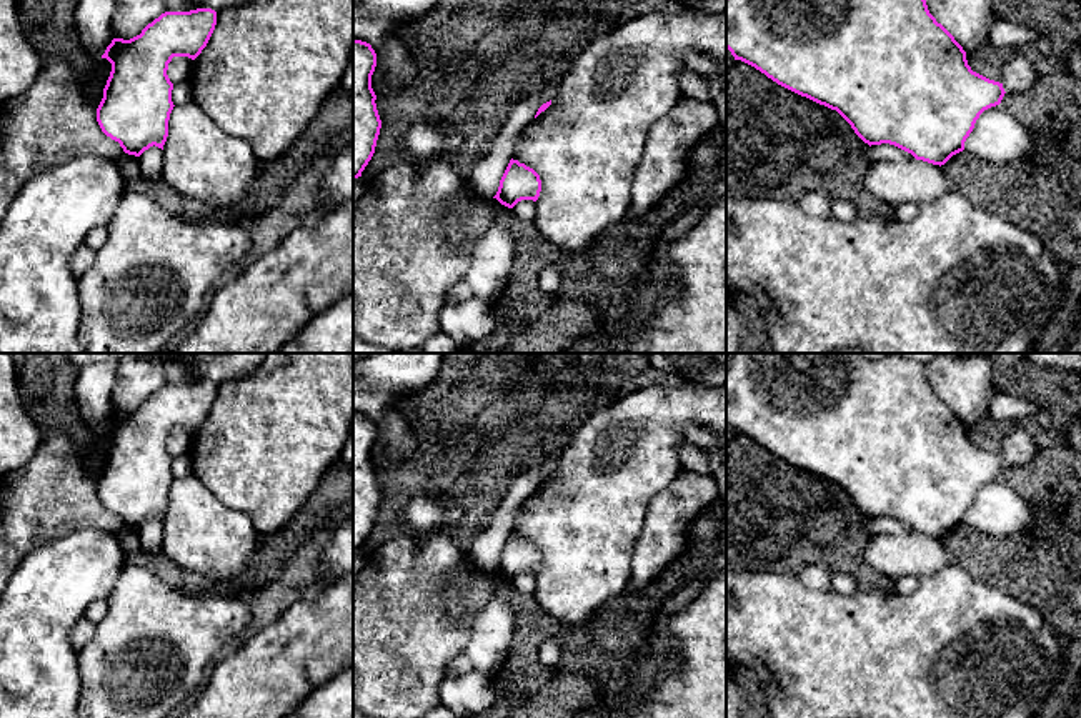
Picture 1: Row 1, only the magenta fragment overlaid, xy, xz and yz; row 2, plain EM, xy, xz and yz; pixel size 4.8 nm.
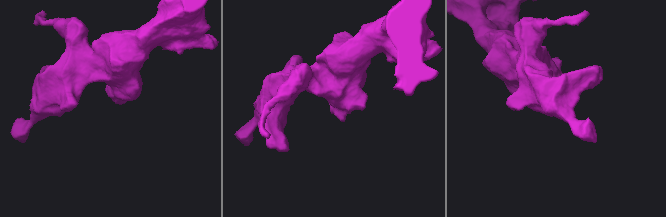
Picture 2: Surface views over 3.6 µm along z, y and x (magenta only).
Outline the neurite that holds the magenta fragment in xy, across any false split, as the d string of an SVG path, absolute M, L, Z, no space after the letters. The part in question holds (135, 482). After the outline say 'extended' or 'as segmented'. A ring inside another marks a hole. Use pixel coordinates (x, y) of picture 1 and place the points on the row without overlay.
M212 381L165 385L140 408L130 413L113 411L107 420L102 431L112 436L112 445L97 481L97 495L102 505L118 515L125 526L140 530L153 518L163 523L170 486L175 480L172 475L173 456L167 448L168 436L173 430L195 433L207 420L215 398L217 385Z; as segmented

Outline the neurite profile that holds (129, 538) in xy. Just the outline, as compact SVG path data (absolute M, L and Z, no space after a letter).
M123 526L117 533L117 536L127 555L128 563L147 566L147 568L153 566L157 556L145 551L138 536L138 530Z

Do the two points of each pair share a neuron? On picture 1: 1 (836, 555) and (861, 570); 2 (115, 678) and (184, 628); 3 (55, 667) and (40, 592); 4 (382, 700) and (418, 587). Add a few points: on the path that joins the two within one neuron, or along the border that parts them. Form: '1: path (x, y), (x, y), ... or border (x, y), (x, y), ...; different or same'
1: path (843, 555), (855, 565); same
2: path (132, 665), (162, 638), (167, 638); same
3: path (40, 648), (40, 610); same
4: path (385, 672), (385, 642), (393, 615); same

